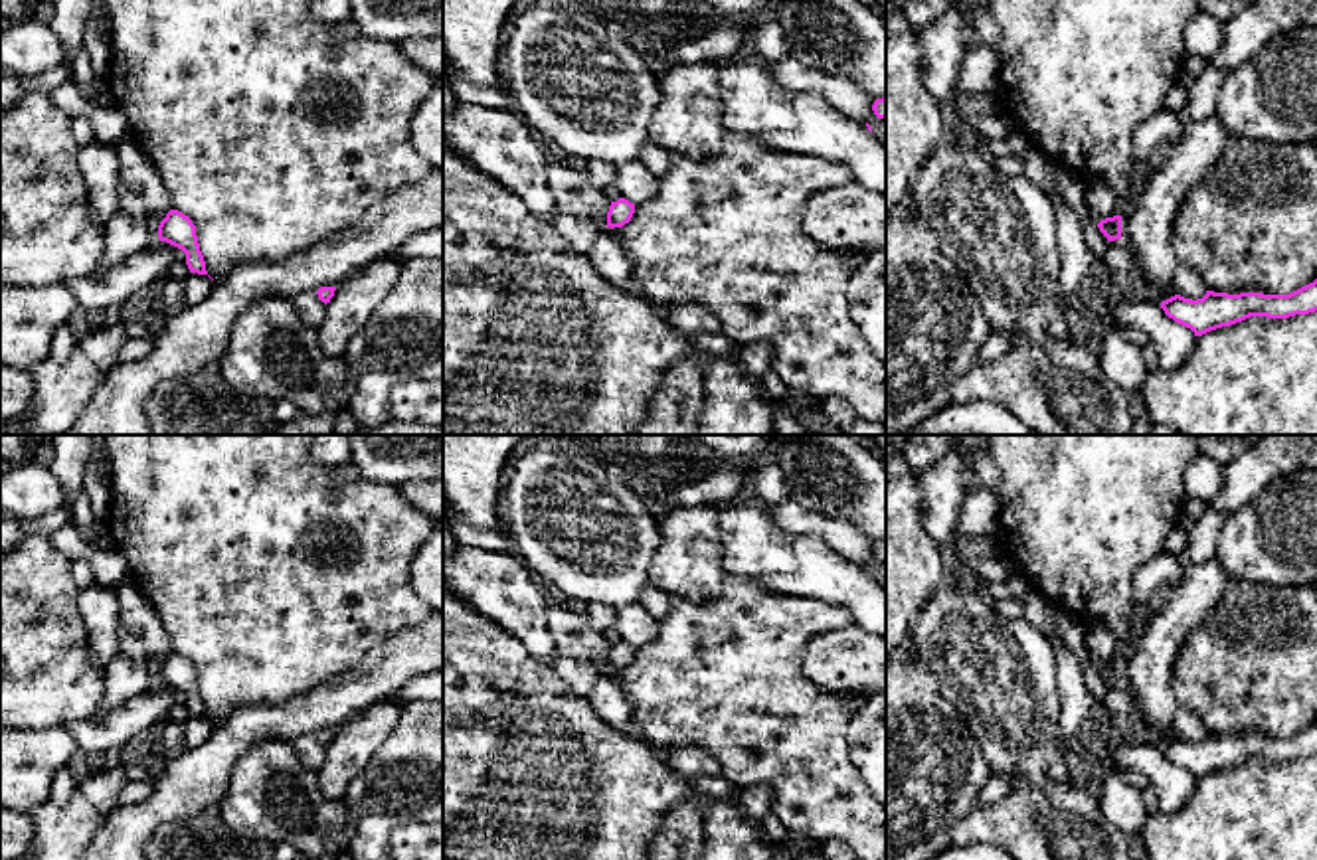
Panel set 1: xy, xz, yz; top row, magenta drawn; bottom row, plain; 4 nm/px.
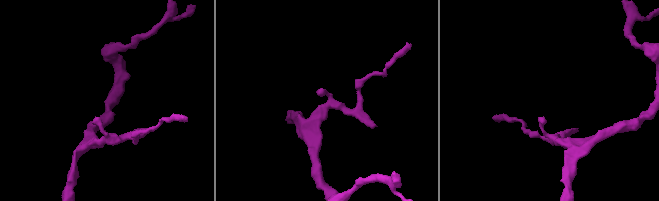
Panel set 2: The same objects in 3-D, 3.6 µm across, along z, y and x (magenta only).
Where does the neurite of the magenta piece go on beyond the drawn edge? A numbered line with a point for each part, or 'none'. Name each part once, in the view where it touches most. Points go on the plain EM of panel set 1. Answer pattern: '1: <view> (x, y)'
none

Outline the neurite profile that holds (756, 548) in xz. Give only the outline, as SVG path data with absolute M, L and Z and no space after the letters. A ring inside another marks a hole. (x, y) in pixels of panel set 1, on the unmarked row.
M757 496L720 508L726 575L763 585L777 595L811 597L852 613L854 625L886 637L886 587L866 565L854 563L813 536L777 526Z

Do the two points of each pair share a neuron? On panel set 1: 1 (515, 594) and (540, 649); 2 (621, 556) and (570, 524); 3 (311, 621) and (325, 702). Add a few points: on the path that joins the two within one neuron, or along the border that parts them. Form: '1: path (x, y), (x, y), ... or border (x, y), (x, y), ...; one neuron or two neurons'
1: path (523, 607), (526, 629), (532, 635); one neuron
2: path (610, 544), (592, 540), (582, 530); one neuron
3: border (362, 659), (351, 669), (279, 702); two neurons

